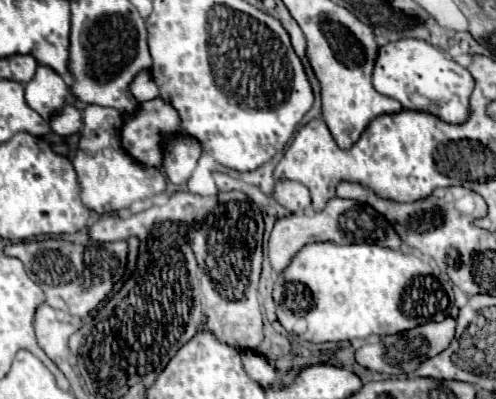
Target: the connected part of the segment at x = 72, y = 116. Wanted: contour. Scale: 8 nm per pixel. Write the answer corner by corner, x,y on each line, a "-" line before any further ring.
66,106
58,116
54,116
50,120
50,126
52,126
52,132
56,136
62,136
62,138
68,138
72,134
76,134
82,126
82,112
76,108
76,106

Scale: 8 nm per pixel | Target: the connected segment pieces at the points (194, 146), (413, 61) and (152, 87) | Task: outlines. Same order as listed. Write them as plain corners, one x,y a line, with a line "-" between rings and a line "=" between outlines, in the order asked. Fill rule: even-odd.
188,134
176,136
164,146
164,172
172,184
186,184
202,156
202,146
=
404,38
400,42
380,46
378,60
374,66
374,88
380,94
398,100
406,110
428,112
448,124
464,124
470,116
470,96
474,90
474,78
466,68
446,56
440,48
424,40
-
410,94
420,96
422,100
418,104
412,102
408,98
=
134,78
130,90
138,102
146,102
146,100
152,100
158,96
158,86
156,86
154,78

